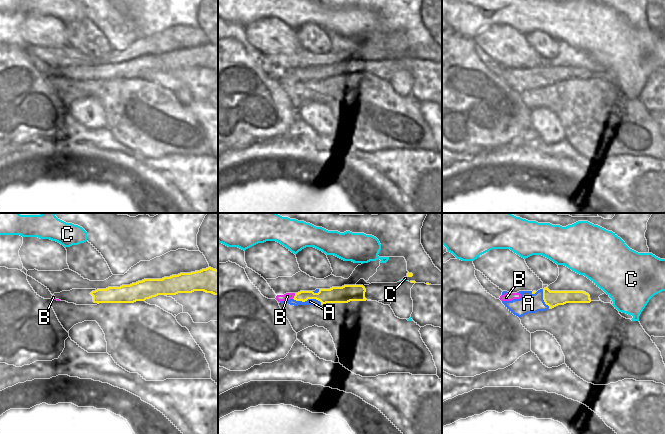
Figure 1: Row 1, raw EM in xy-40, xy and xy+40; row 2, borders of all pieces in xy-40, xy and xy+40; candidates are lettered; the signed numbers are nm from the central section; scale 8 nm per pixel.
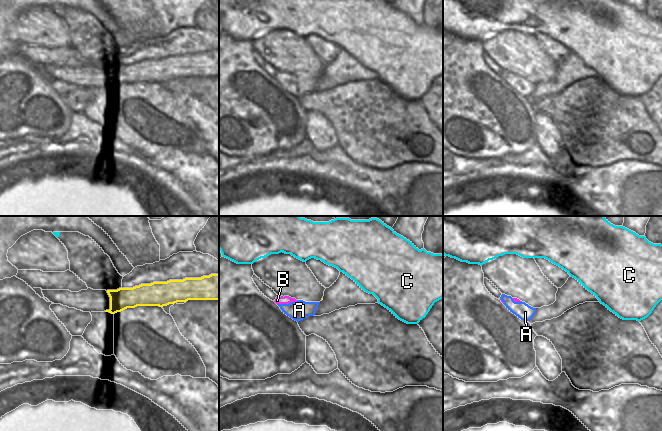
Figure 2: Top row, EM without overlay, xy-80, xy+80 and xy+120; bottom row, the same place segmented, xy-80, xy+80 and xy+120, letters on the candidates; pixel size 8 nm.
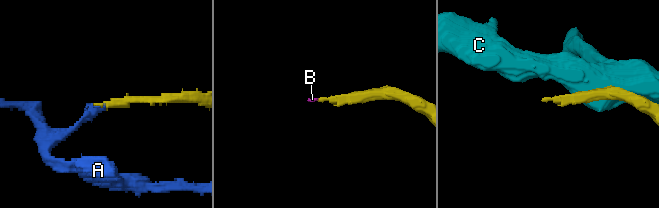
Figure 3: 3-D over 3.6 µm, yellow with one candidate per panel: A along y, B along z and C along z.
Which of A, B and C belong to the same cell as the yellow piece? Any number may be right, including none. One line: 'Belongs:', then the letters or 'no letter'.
Belongs: no letter

